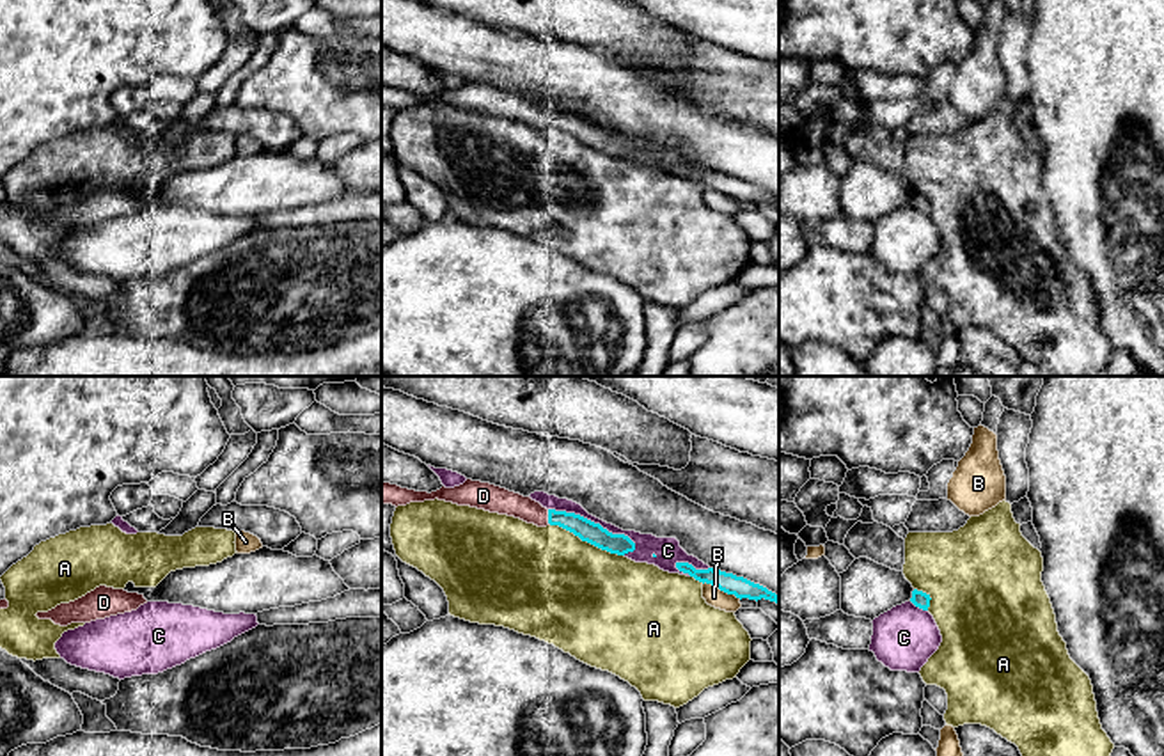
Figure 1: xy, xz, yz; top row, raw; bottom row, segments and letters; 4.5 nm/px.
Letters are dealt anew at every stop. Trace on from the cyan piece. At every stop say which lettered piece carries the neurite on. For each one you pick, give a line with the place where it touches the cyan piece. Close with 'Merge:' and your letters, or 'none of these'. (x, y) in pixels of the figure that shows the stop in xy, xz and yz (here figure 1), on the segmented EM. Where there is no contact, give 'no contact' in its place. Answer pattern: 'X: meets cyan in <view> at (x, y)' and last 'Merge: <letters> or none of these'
D: meets cyan in xz at (549, 517)
Merge: D

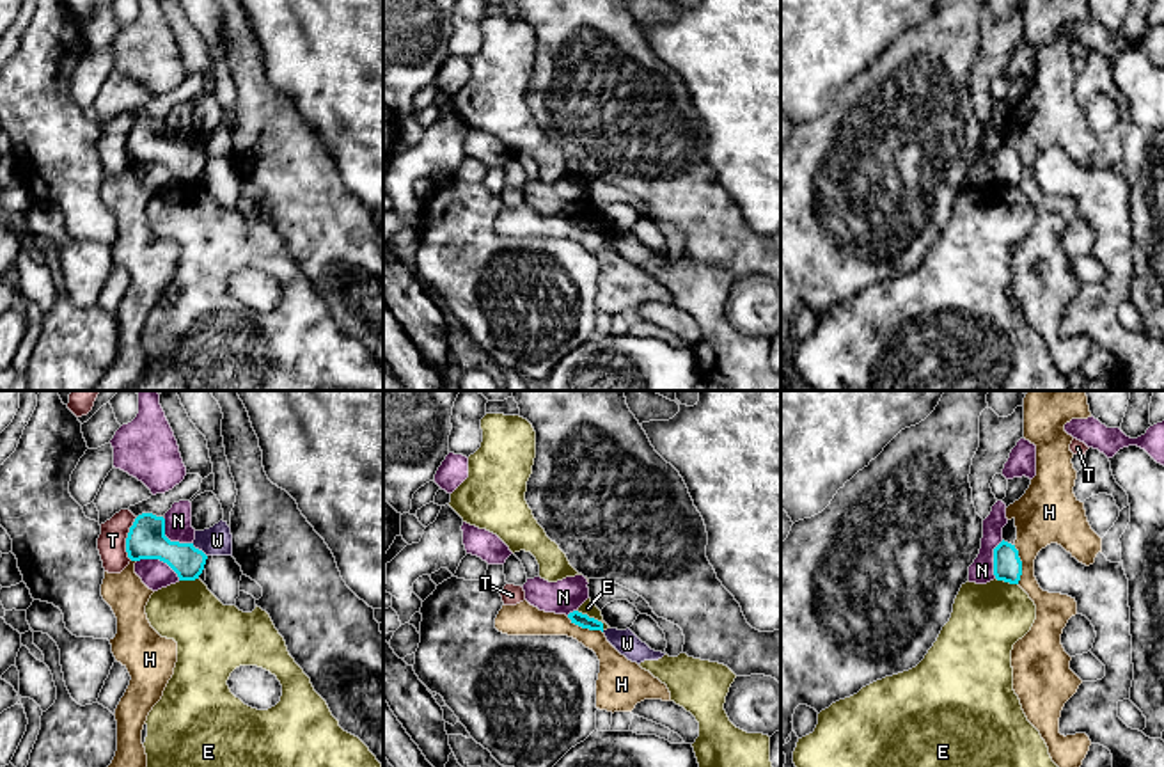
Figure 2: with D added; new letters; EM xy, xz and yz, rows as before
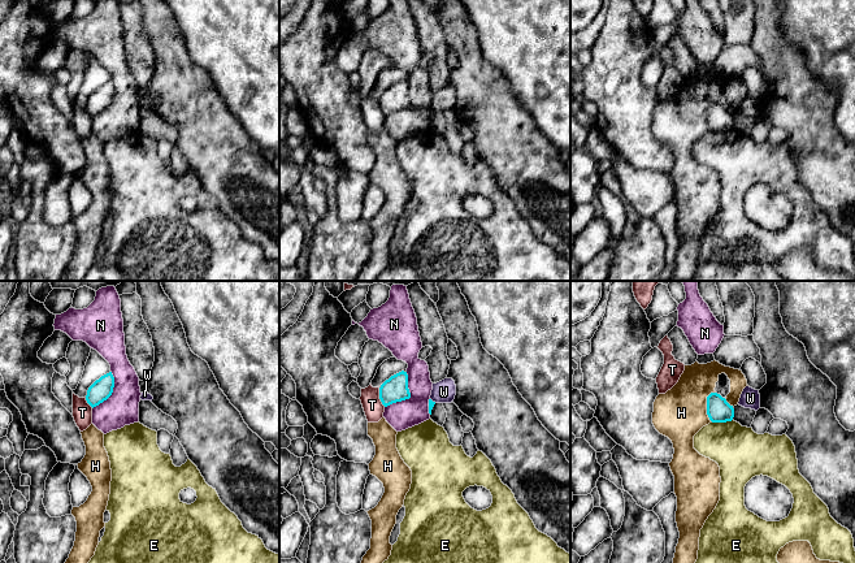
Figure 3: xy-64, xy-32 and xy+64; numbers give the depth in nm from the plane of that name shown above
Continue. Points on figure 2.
Merge: none of these

